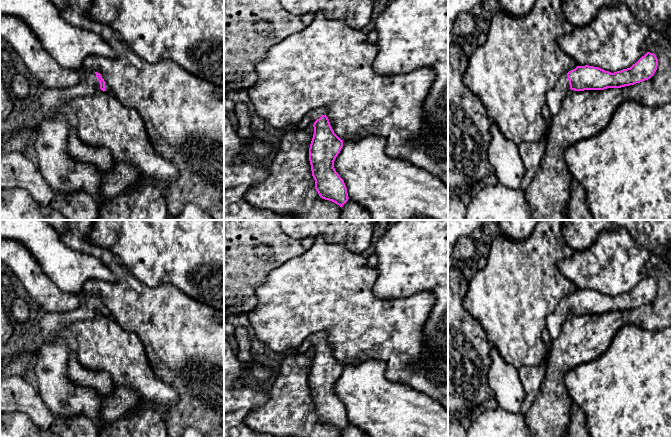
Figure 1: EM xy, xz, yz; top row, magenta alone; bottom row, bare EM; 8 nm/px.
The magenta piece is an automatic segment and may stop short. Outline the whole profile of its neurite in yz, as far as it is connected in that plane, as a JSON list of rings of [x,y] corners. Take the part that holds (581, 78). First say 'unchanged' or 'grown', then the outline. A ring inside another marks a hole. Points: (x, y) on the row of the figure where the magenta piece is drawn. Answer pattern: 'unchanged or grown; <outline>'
grown; [[[647,52],[630,68],[614,73],[599,67],[585,65],[577,66],[561,76],[556,85],[546,92],[545,104],[549,108],[551,119],[547,122],[543,140],[518,145],[519,155],[525,169],[521,189],[525,190],[537,174],[545,154],[546,139],[550,133],[551,121],[559,113],[561,102],[570,90],[604,90],[634,85],[650,79],[655,74],[657,66],[656,55]]]

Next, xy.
grown; [[[89,70],[82,73],[80,82],[77,85],[61,89],[47,89],[41,96],[43,119],[56,117],[59,110],[76,97],[90,96],[100,90],[110,92],[110,88],[101,74]]]

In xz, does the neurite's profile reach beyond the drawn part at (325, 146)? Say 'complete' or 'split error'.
split error

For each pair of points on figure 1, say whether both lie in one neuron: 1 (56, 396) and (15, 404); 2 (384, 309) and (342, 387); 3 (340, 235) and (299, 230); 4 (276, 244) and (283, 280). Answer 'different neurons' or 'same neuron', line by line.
1: different neurons
2: different neurons
3: same neuron
4: different neurons

